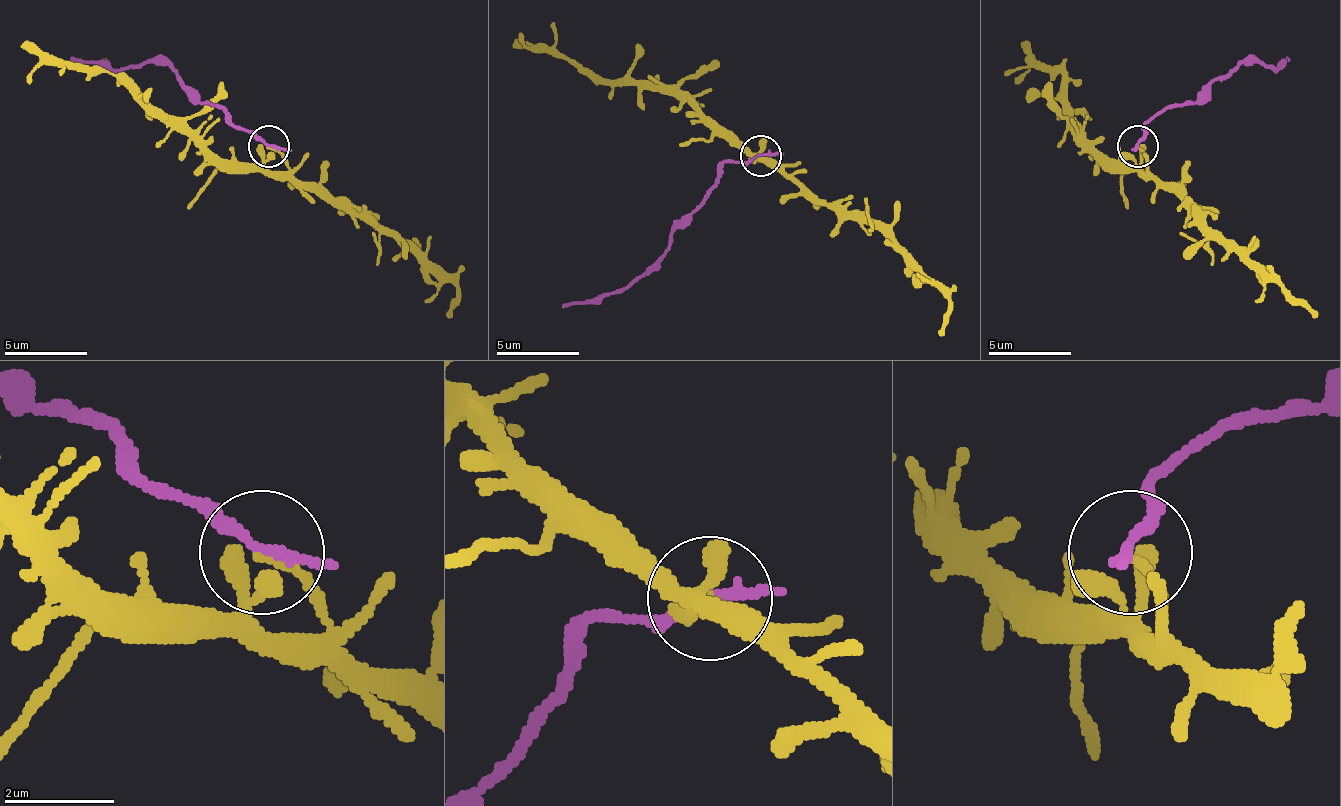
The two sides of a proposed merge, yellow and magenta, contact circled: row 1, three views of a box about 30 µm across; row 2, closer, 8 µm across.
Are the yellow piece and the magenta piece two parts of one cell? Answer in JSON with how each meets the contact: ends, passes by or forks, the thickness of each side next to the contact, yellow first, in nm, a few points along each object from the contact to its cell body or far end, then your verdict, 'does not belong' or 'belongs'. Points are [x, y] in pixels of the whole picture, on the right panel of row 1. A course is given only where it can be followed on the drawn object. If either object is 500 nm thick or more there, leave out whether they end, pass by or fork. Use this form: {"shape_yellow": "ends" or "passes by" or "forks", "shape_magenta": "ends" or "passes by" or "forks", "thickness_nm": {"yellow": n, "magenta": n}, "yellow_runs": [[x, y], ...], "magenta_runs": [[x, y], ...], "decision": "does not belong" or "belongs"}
{"shape_yellow": "ends", "shape_magenta": "passes by", "thickness_nm": {"yellow": 140, "magenta": 180}, "yellow_runs": [[1137, 147], [1137, 164], [1112, 164], [1070, 122], [1066, 81], [1057, 72], [1032, 64], [1016, 85]], "magenta_runs": [[1137, 147], [1145, 126], [1157, 114], [1191, 106], [1241, 64], [1270, 68], [1291, 60]], "decision": "does not belong"}

